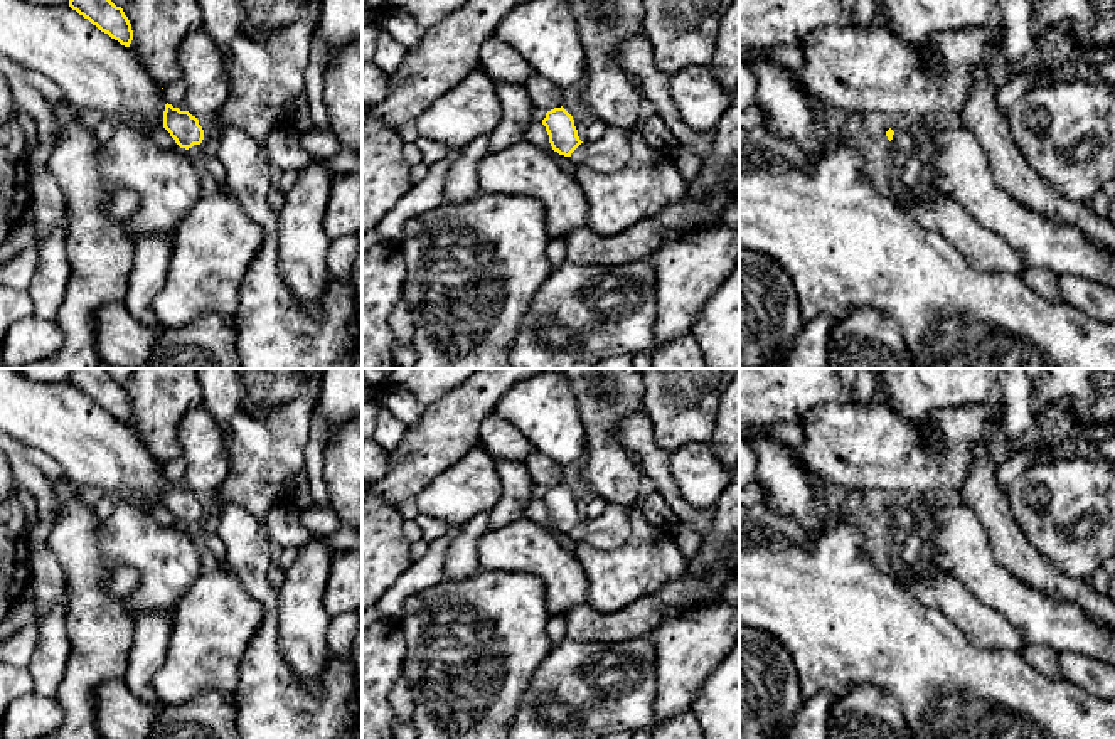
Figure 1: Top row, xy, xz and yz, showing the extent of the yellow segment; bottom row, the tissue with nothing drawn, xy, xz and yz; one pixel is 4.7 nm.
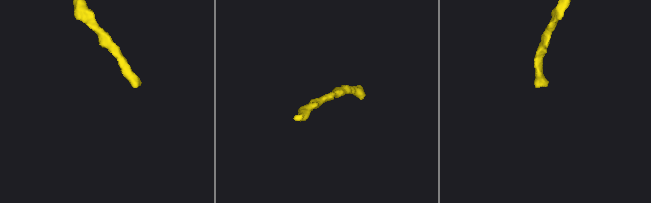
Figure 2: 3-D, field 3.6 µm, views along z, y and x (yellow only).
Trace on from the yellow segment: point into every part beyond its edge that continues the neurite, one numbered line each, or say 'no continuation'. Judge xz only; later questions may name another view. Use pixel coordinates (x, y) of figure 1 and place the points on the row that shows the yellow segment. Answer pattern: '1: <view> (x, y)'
1: xz (612, 152)

